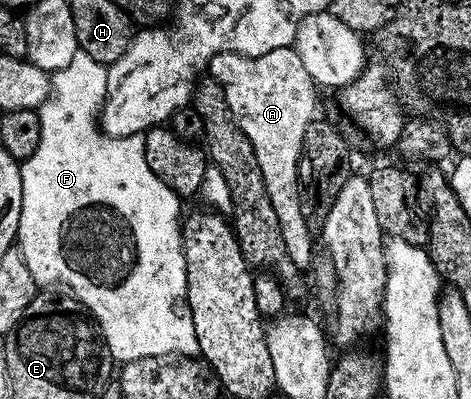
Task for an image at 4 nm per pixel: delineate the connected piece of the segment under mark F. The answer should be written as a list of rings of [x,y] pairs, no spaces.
[[[77,50],[74,58],[62,70],[51,73],[48,97],[38,109],[40,117],[40,137],[38,150],[30,154],[28,160],[20,164],[20,177],[22,178],[22,214],[16,231],[16,244],[22,258],[26,258],[26,266],[30,274],[40,286],[52,286],[57,280],[57,285],[63,286],[77,301],[90,313],[100,329],[103,347],[117,362],[137,360],[147,356],[163,356],[165,358],[192,358],[199,353],[198,338],[194,334],[194,322],[188,305],[188,283],[186,282],[186,258],[184,257],[184,238],[182,235],[182,212],[180,216],[181,197],[170,190],[146,166],[144,153],[144,137],[127,136],[114,138],[106,136],[98,127],[100,108],[106,98],[106,82],[108,69],[103,64],[94,62],[90,54]]]

